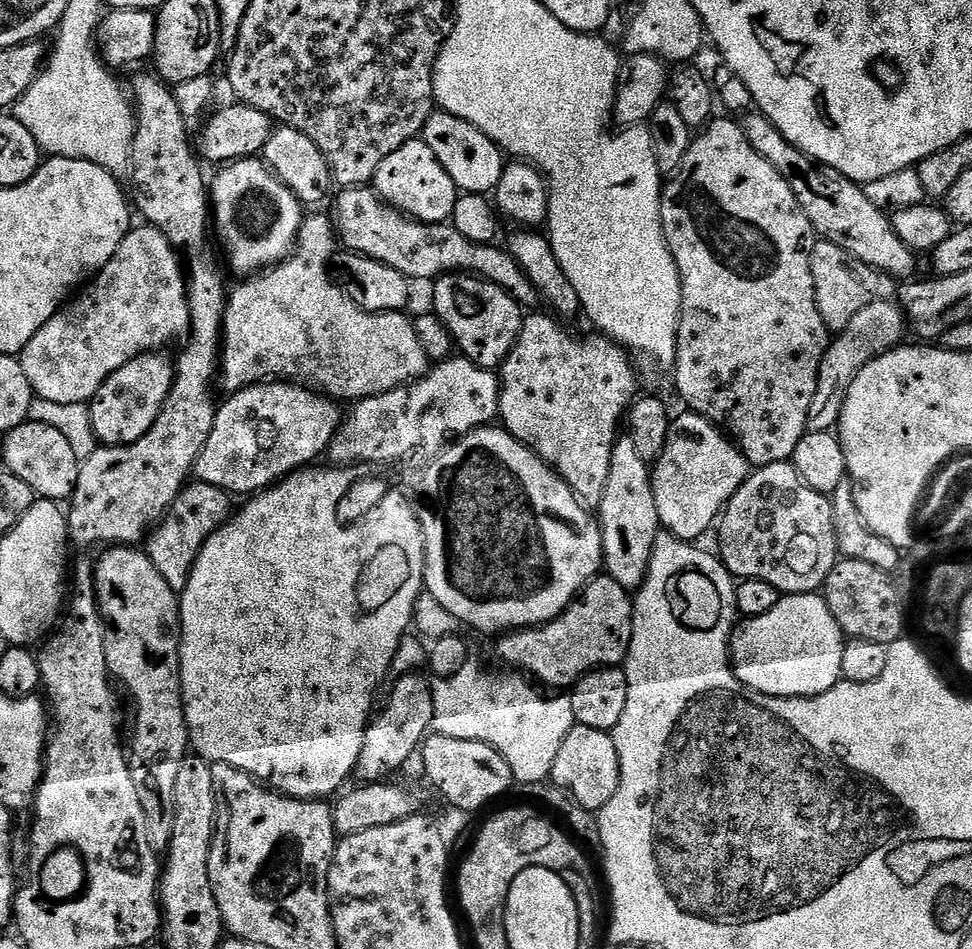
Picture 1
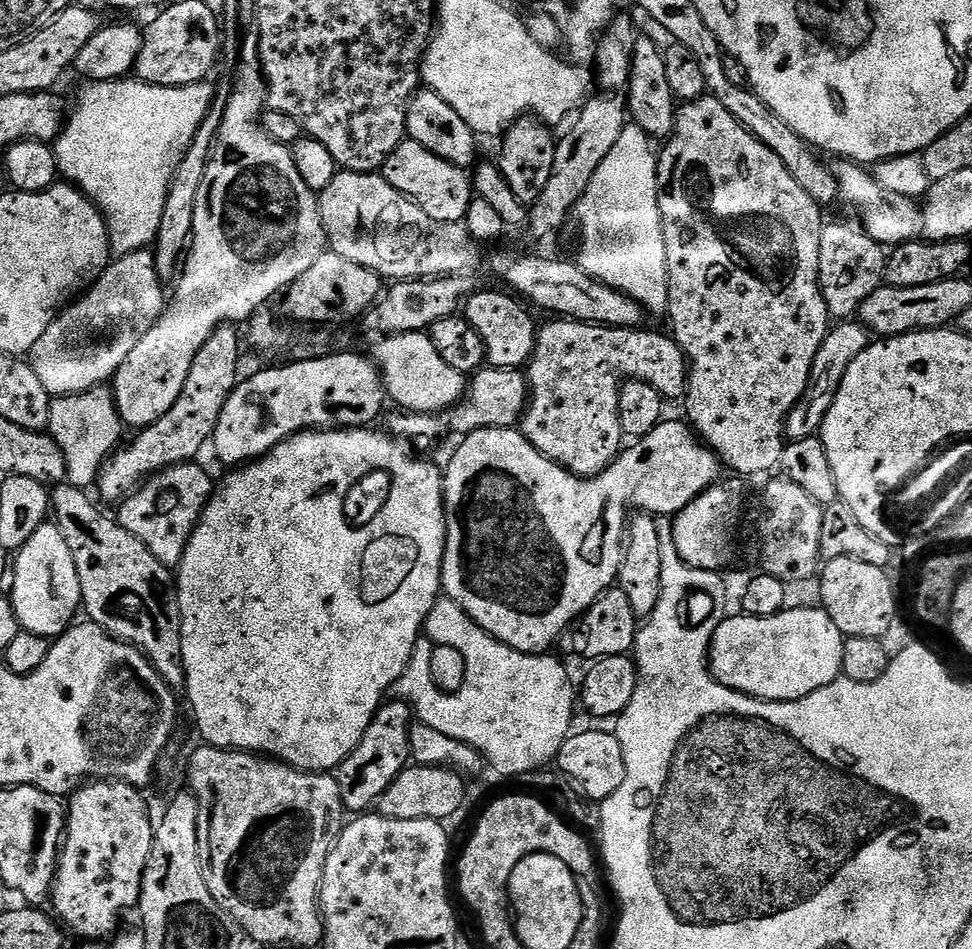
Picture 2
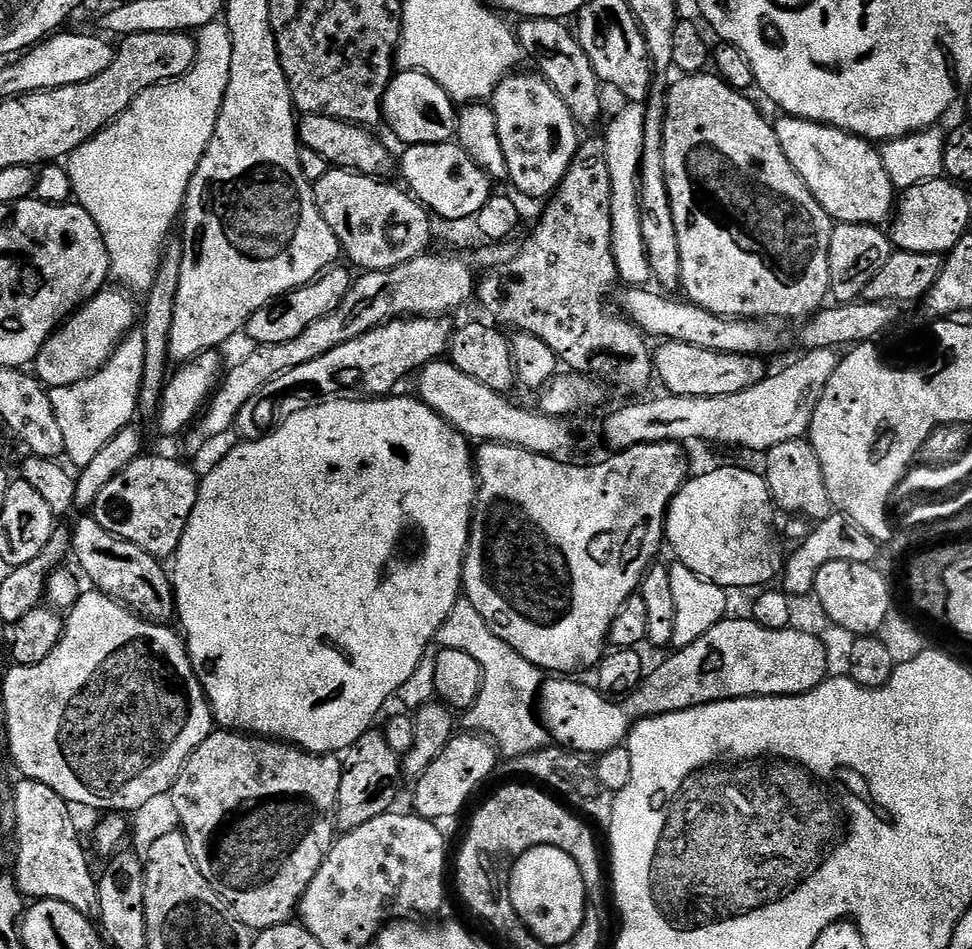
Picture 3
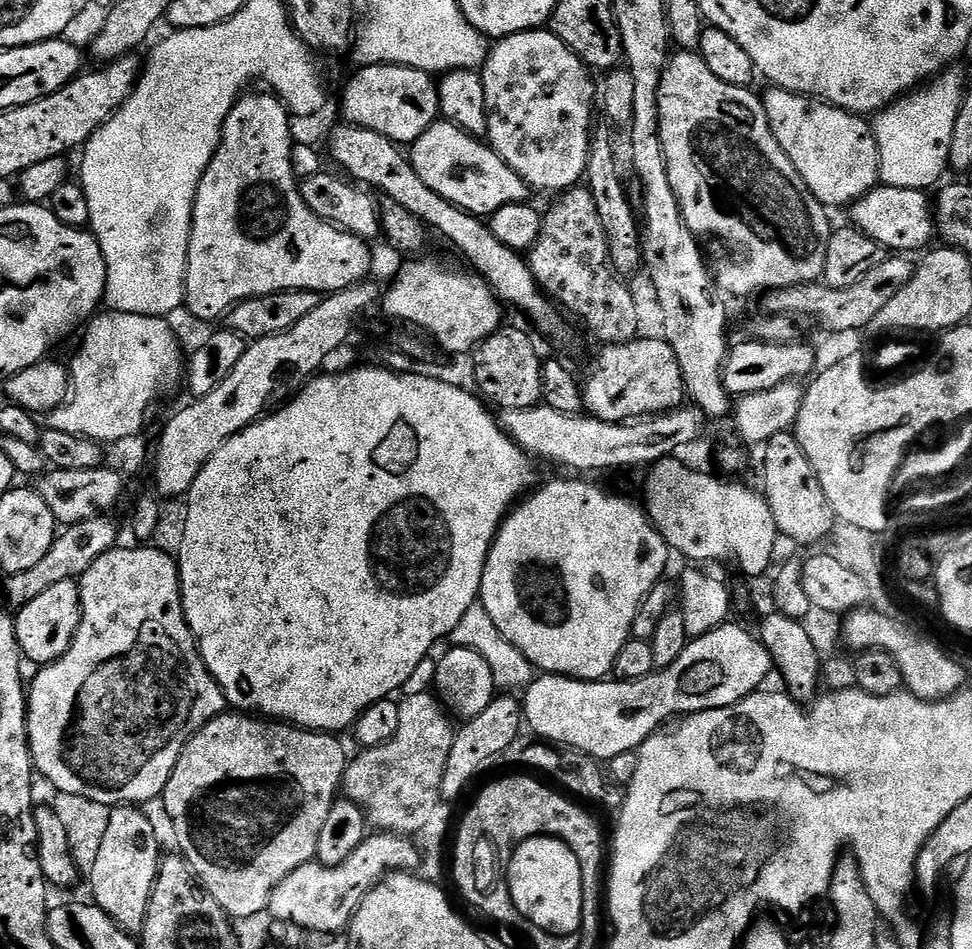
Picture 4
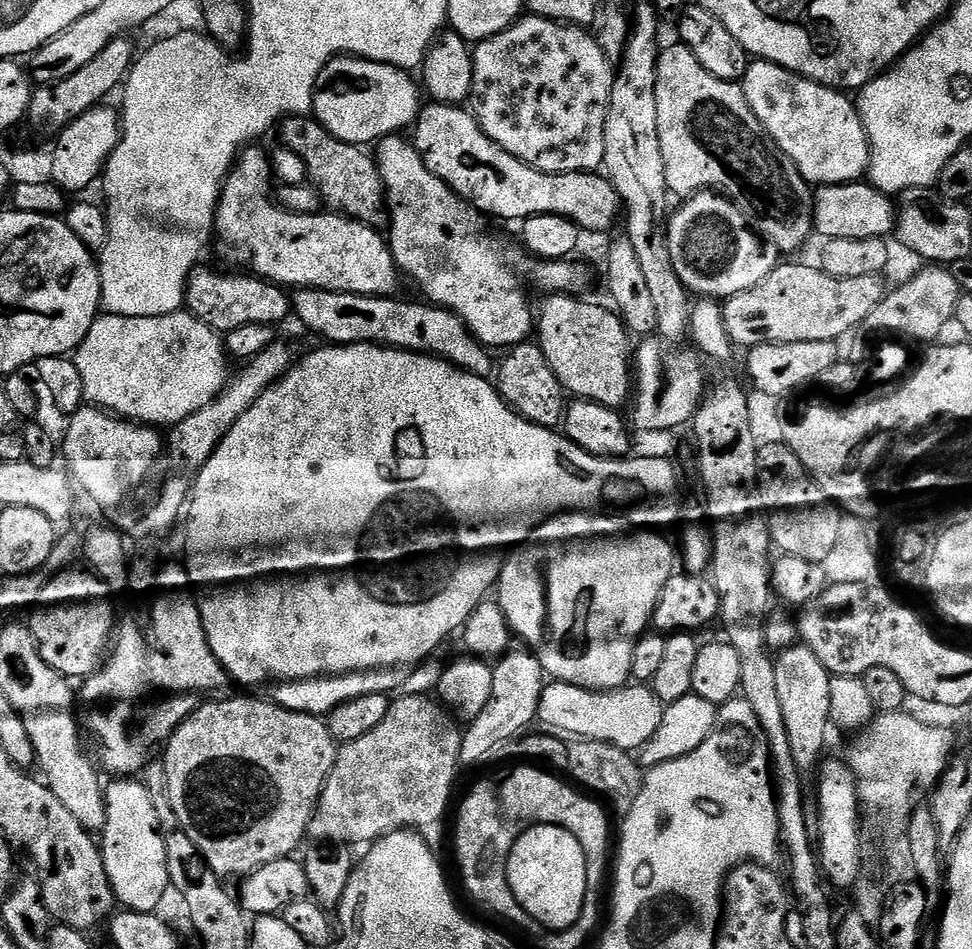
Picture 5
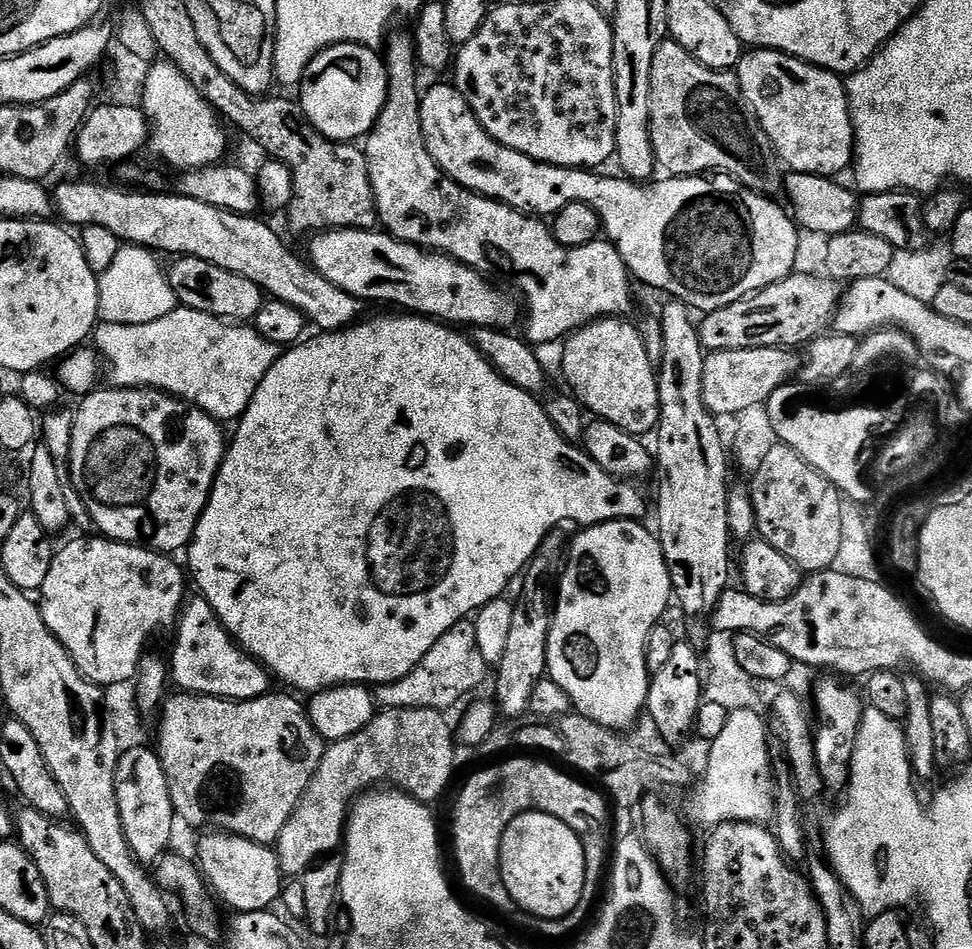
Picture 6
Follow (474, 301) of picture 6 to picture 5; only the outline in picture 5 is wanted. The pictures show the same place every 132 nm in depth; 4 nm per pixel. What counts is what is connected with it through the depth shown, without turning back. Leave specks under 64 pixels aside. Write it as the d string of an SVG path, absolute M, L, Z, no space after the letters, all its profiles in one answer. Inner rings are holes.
M248 146L241 151L236 157L235 164L228 171L228 177L224 180L224 188L220 191L220 202L216 205L216 223L214 225L215 235L220 236L220 252L232 264L249 264L251 271L259 276L262 280L271 280L274 284L287 286L292 290L302 288L321 288L327 292L349 292L350 294L362 294L363 296L392 296L395 288L402 281L402 273L396 267L392 250L388 246L387 239L377 229L367 228L365 224L360 224L356 220L349 220L343 214L321 214L319 216L303 216L302 214L294 214L290 210L286 210L274 199L274 188L272 192L272 184L274 185L274 177L272 175L272 161L269 153L263 152L262 149L256 148L260 146Z

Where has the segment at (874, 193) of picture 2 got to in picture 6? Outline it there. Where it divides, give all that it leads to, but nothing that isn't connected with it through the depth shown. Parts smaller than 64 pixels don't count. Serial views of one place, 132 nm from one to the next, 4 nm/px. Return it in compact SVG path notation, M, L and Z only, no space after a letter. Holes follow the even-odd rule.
M758 48L741 55L734 75L740 82L751 115L755 116L760 129L770 138L775 155L791 171L829 178L839 177L839 172L844 172L847 168L849 171L854 160L856 139L852 133L852 119L848 109L848 89L837 73L827 72L817 64L808 64L785 52L775 52L773 48Z

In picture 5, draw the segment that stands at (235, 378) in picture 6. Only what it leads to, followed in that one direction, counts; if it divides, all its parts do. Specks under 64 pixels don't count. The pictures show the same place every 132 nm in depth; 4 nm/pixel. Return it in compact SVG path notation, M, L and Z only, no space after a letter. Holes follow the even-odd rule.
M187 310L162 314L158 318L97 315L86 338L76 349L74 361L82 378L84 400L89 405L149 426L174 426L190 418L190 414L202 410L202 406L210 406L230 379L230 357L221 333Z

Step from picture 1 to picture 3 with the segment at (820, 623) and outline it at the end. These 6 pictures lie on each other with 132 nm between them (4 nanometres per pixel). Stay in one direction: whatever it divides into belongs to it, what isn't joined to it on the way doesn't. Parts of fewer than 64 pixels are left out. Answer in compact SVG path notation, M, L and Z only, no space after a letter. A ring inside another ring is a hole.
M751 618L745 620L720 620L706 634L702 634L690 646L675 649L669 660L649 671L640 684L629 692L623 703L609 698L591 683L579 684L576 678L548 678L540 685L538 715L549 737L559 747L577 754L599 754L611 748L621 747L627 741L635 721L646 716L661 716L678 710L686 710L719 700L745 700L748 696L797 696L817 688L829 675L828 652L824 644L812 632L799 632L796 626L787 628L763 628Z

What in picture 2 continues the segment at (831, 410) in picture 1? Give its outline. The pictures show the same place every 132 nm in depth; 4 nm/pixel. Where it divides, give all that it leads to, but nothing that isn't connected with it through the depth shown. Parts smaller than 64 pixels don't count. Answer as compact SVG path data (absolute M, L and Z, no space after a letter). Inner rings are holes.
M840 322L829 331L828 337L818 350L818 358L814 358L812 382L786 421L786 436L789 441L804 440L808 436L816 436L819 433L850 362L854 362L854 358L858 358L858 354L862 354L862 350L867 348L869 343L869 333L859 322Z

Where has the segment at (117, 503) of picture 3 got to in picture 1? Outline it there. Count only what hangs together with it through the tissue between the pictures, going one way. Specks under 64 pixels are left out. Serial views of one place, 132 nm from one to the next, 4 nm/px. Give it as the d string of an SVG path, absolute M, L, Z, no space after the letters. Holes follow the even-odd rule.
M189 482L180 491L180 496L177 498L175 504L172 505L170 514L165 515L164 519L153 527L146 540L148 557L154 562L154 566L158 566L158 572L170 582L170 586L176 593L183 592L186 585L188 585L192 567L202 550L202 546L226 523L228 517L232 515L234 511L232 500L233 497L218 486L201 482Z

